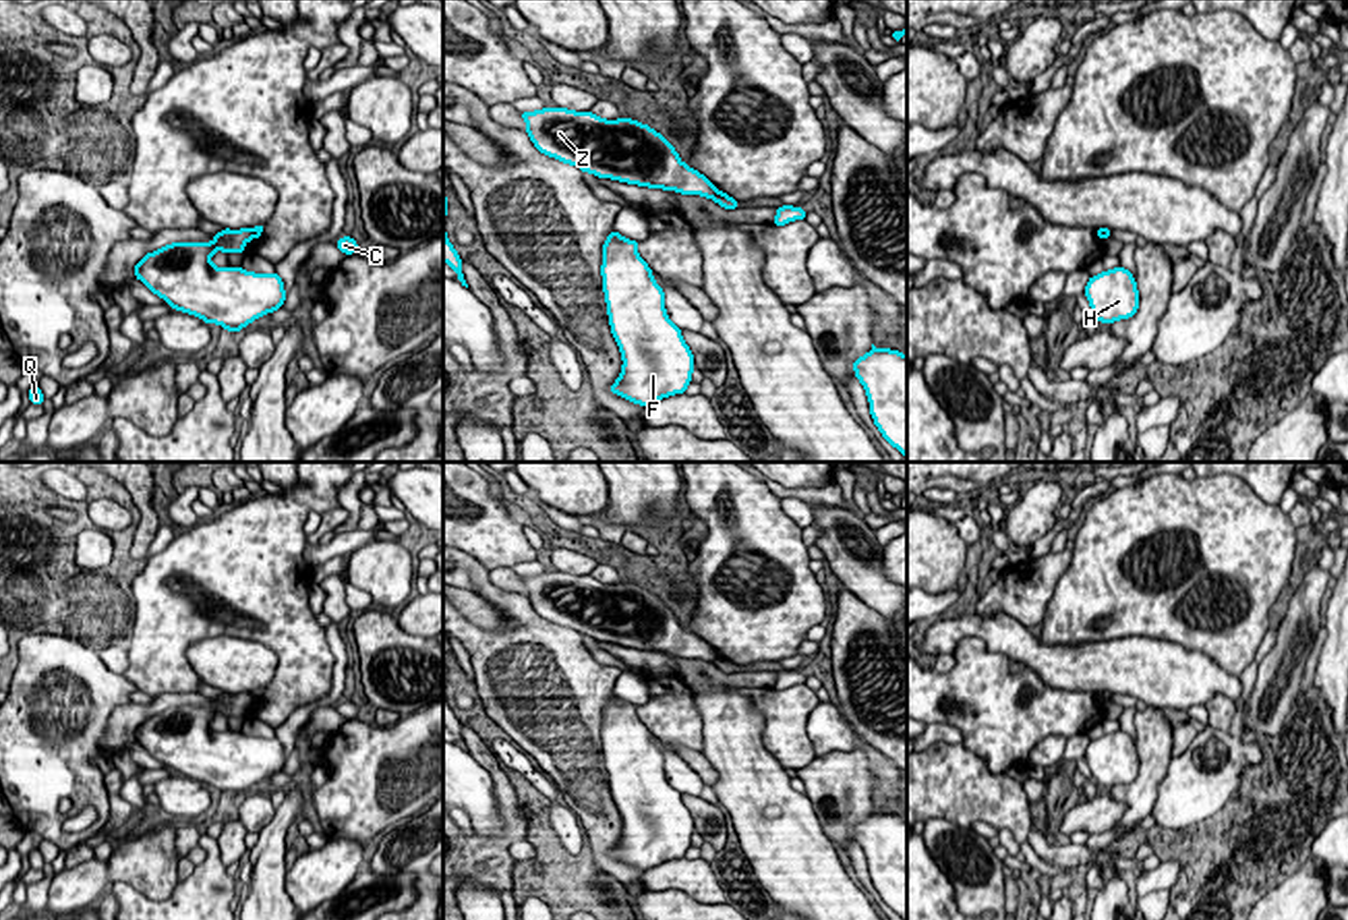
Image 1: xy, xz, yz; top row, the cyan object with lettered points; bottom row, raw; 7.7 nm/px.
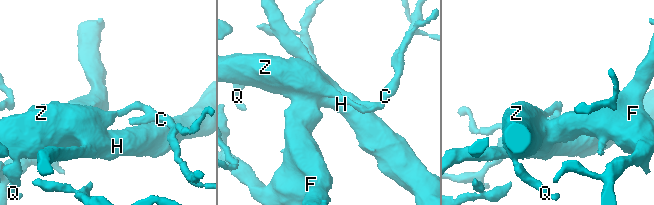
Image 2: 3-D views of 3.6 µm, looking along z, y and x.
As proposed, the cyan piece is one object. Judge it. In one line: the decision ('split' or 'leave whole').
split

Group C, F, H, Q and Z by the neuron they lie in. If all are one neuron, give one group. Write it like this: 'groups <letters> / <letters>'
groups C / F H Q Z

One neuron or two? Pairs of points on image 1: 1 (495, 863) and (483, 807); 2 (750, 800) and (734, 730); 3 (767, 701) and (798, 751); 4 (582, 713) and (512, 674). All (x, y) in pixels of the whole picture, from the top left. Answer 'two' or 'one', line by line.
1: two
2: one
3: one
4: one

